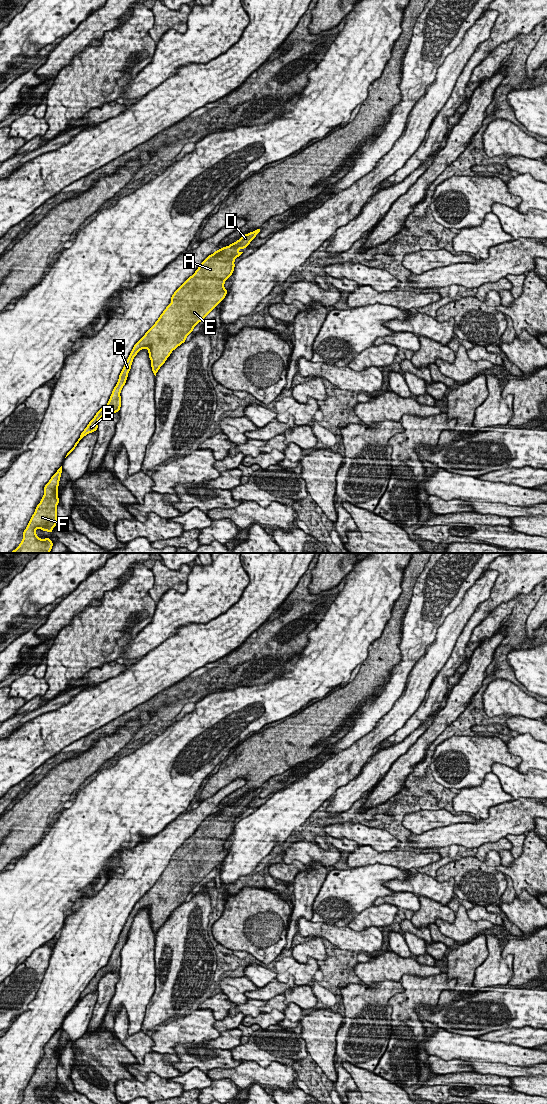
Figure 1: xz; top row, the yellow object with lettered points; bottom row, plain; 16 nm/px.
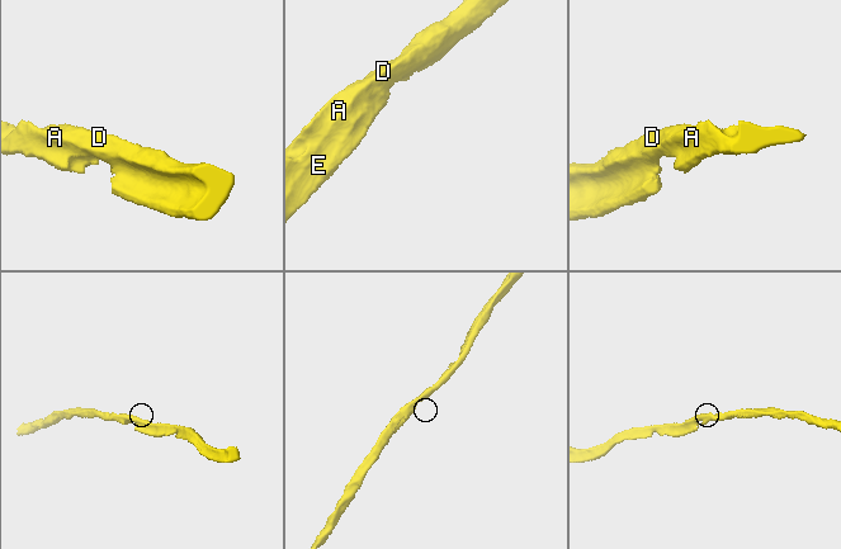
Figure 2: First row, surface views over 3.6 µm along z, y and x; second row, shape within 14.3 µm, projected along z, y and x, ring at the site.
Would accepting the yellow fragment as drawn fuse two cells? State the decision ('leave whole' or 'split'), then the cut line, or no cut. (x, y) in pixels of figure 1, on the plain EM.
leave whole | no cut

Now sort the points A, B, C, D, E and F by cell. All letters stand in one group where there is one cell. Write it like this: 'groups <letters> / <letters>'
groups A B C D E F

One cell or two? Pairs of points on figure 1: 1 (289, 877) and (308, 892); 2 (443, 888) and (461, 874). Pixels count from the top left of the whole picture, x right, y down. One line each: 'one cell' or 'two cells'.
1: two cells
2: two cells

